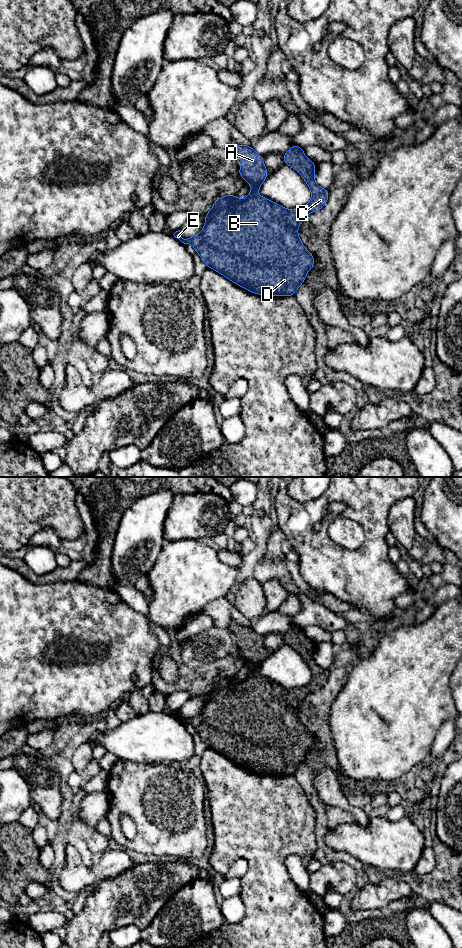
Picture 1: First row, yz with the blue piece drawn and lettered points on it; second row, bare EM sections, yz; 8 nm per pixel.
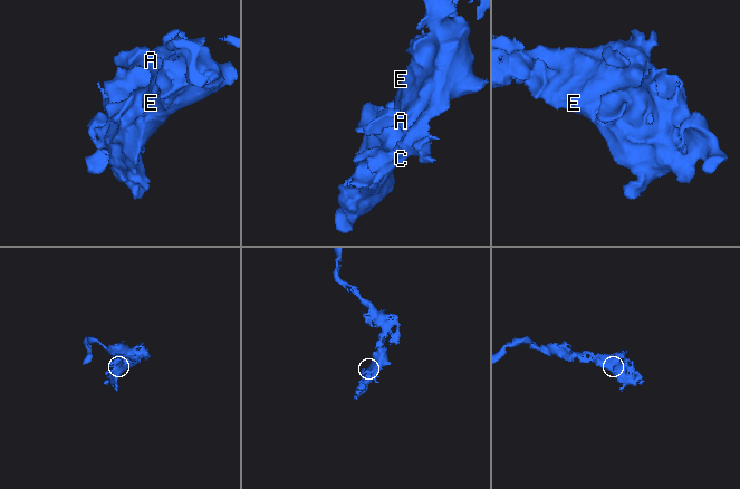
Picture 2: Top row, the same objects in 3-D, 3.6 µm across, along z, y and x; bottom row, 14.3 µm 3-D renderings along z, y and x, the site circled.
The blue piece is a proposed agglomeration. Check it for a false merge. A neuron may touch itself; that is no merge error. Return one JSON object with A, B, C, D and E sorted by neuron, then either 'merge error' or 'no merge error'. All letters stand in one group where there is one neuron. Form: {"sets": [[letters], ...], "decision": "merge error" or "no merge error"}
{"sets": [["A", "B", "C", "D", "E"]], "decision": "no merge error"}

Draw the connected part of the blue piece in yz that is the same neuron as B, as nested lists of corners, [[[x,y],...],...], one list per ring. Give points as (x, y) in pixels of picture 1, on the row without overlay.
[[[240,624],[235,626],[235,634],[244,640],[239,648],[239,656],[245,659],[245,664],[253,665],[248,677],[240,680],[237,676],[225,675],[219,680],[214,680],[213,688],[206,695],[202,695],[206,697],[206,702],[201,713],[188,719],[181,716],[180,710],[173,715],[182,723],[193,725],[207,747],[248,771],[267,776],[294,776],[315,742],[313,735],[302,724],[297,710],[309,693],[321,689],[326,684],[329,677],[328,669],[316,664],[316,644],[305,636],[301,627],[293,625],[282,634],[285,645],[291,646],[301,654],[312,672],[312,679],[301,688],[288,690],[257,675],[261,664],[268,657],[263,637],[252,627]]]

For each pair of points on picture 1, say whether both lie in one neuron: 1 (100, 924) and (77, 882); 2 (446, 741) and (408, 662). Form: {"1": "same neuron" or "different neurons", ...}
{"1": "different neurons", "2": "different neurons"}

